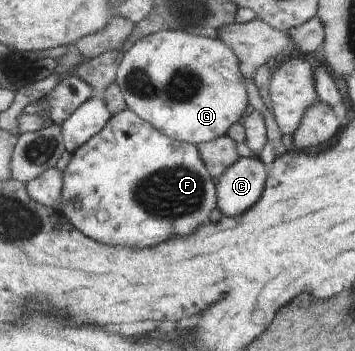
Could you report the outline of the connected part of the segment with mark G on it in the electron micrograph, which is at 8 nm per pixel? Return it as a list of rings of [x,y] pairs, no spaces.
[[[181,28],[152,33],[139,40],[128,52],[117,72],[117,82],[127,106],[138,116],[155,125],[172,140],[199,145],[226,136],[234,124],[244,120],[249,103],[246,77],[239,56],[219,38],[198,36]]]

